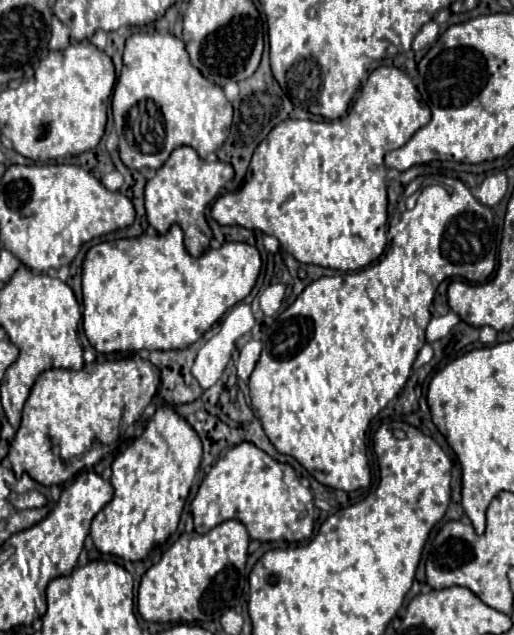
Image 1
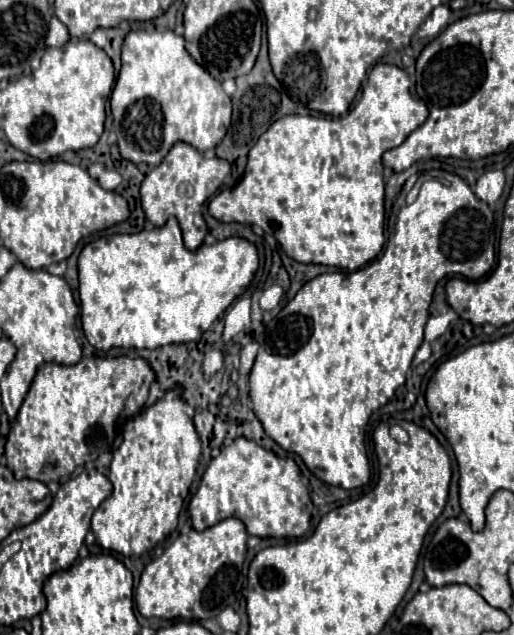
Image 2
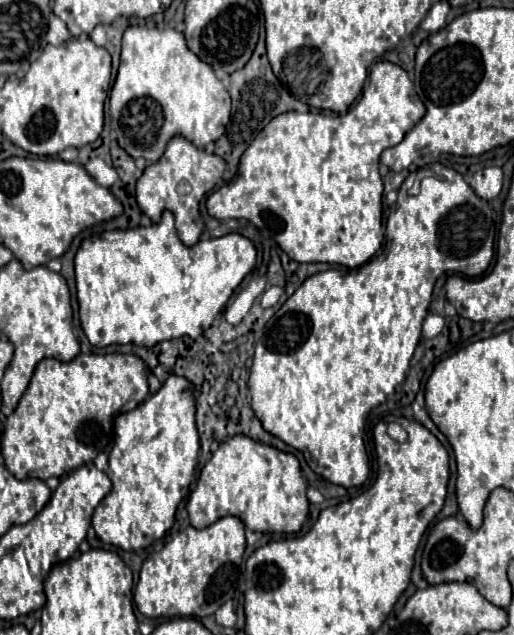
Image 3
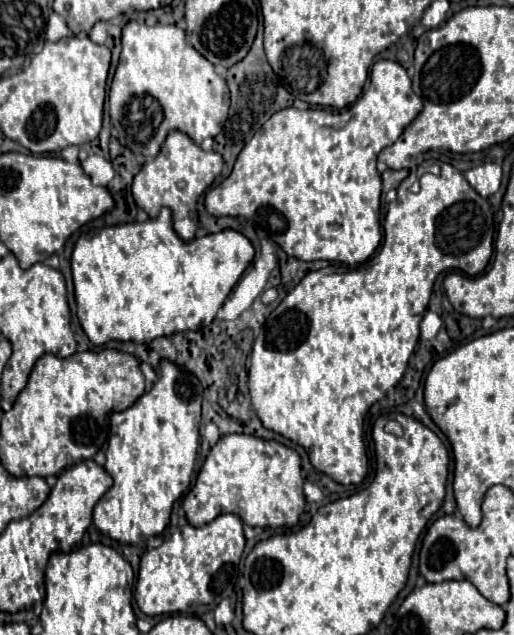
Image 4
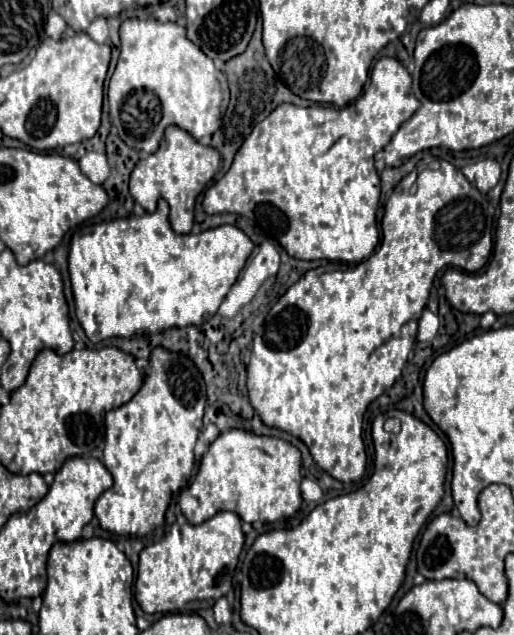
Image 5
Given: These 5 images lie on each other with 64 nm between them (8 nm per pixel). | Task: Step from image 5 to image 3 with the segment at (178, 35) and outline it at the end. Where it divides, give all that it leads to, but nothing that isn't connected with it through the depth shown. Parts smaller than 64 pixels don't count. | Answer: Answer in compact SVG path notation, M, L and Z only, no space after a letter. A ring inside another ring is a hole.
M128 26L122 38L120 68L110 92L110 116L118 132L118 144L132 158L146 158L148 162L156 162L164 154L172 136L184 136L198 148L218 140L230 122L230 94L216 78L212 68L208 68L208 64L204 64L186 46L182 32L174 28Z

